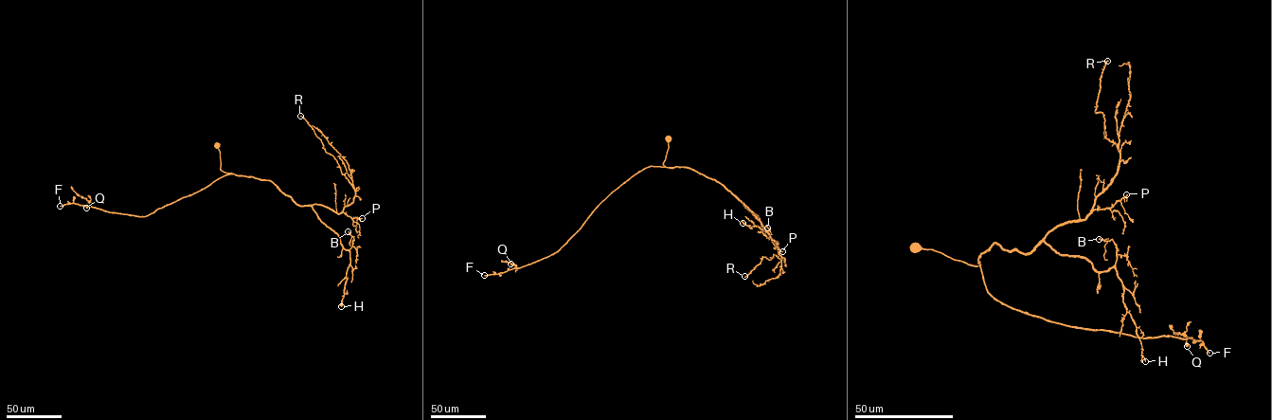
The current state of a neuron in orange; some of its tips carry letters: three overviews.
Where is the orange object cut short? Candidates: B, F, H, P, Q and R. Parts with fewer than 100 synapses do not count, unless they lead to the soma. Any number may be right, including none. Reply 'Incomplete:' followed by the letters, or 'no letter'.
Incomplete: F

